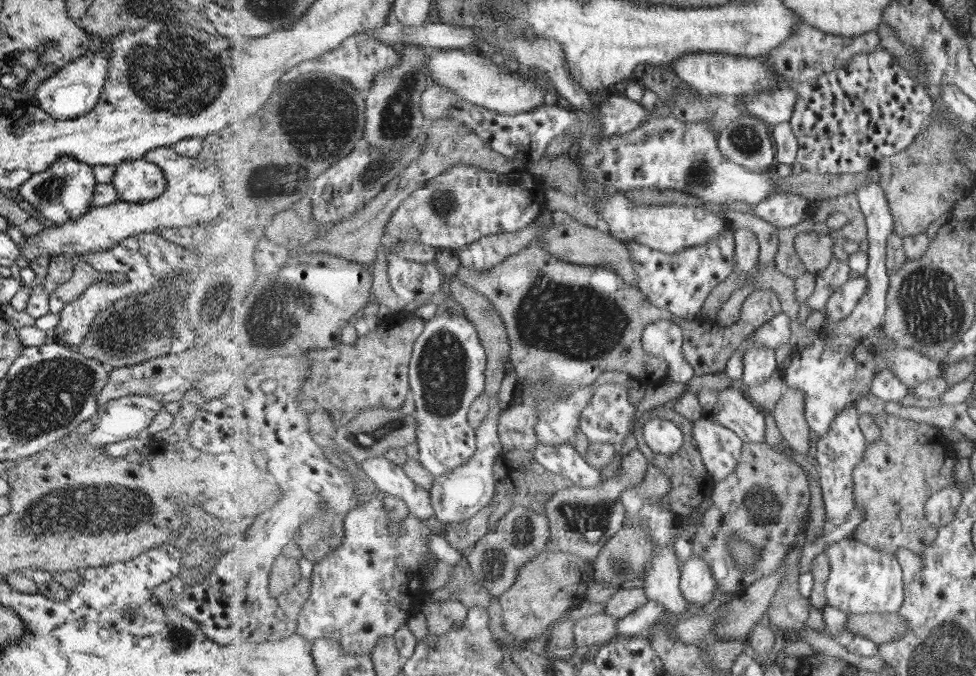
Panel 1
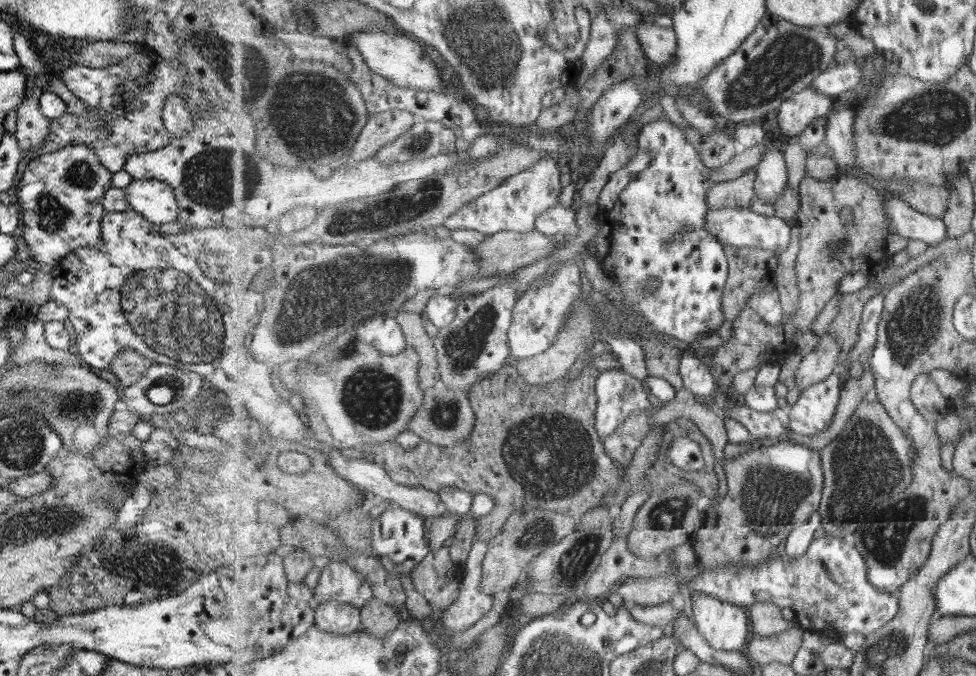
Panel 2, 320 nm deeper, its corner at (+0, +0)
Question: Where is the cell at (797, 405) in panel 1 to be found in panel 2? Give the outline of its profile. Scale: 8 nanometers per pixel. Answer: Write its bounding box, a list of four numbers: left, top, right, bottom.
[795,332,841,392]

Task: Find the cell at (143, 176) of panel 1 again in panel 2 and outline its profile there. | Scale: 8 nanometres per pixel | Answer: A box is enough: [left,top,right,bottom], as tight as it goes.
[123,178,178,224]

